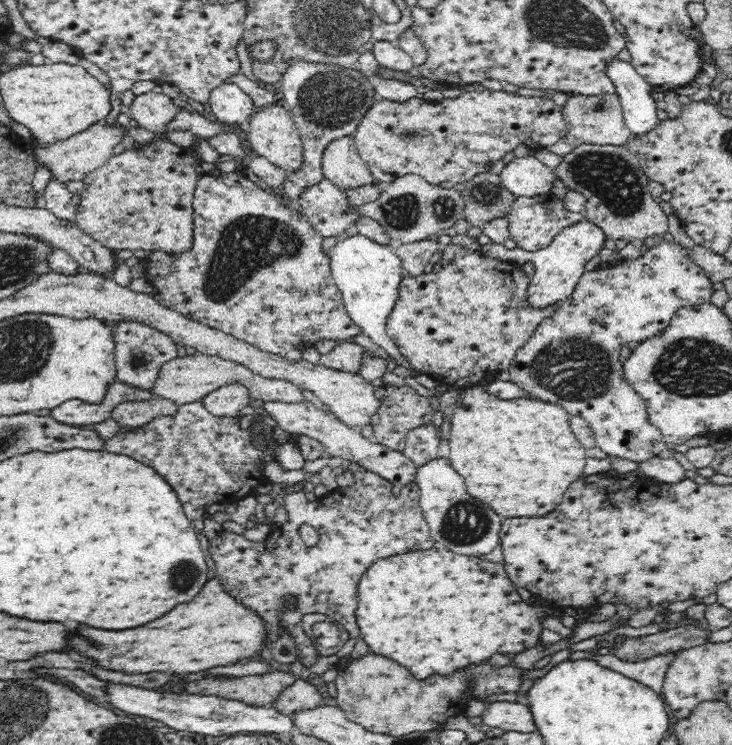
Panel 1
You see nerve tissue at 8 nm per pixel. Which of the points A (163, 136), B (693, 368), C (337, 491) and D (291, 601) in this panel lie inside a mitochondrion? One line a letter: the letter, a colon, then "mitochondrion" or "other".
A: other
B: mitochondrion
C: other
D: mitochondrion

